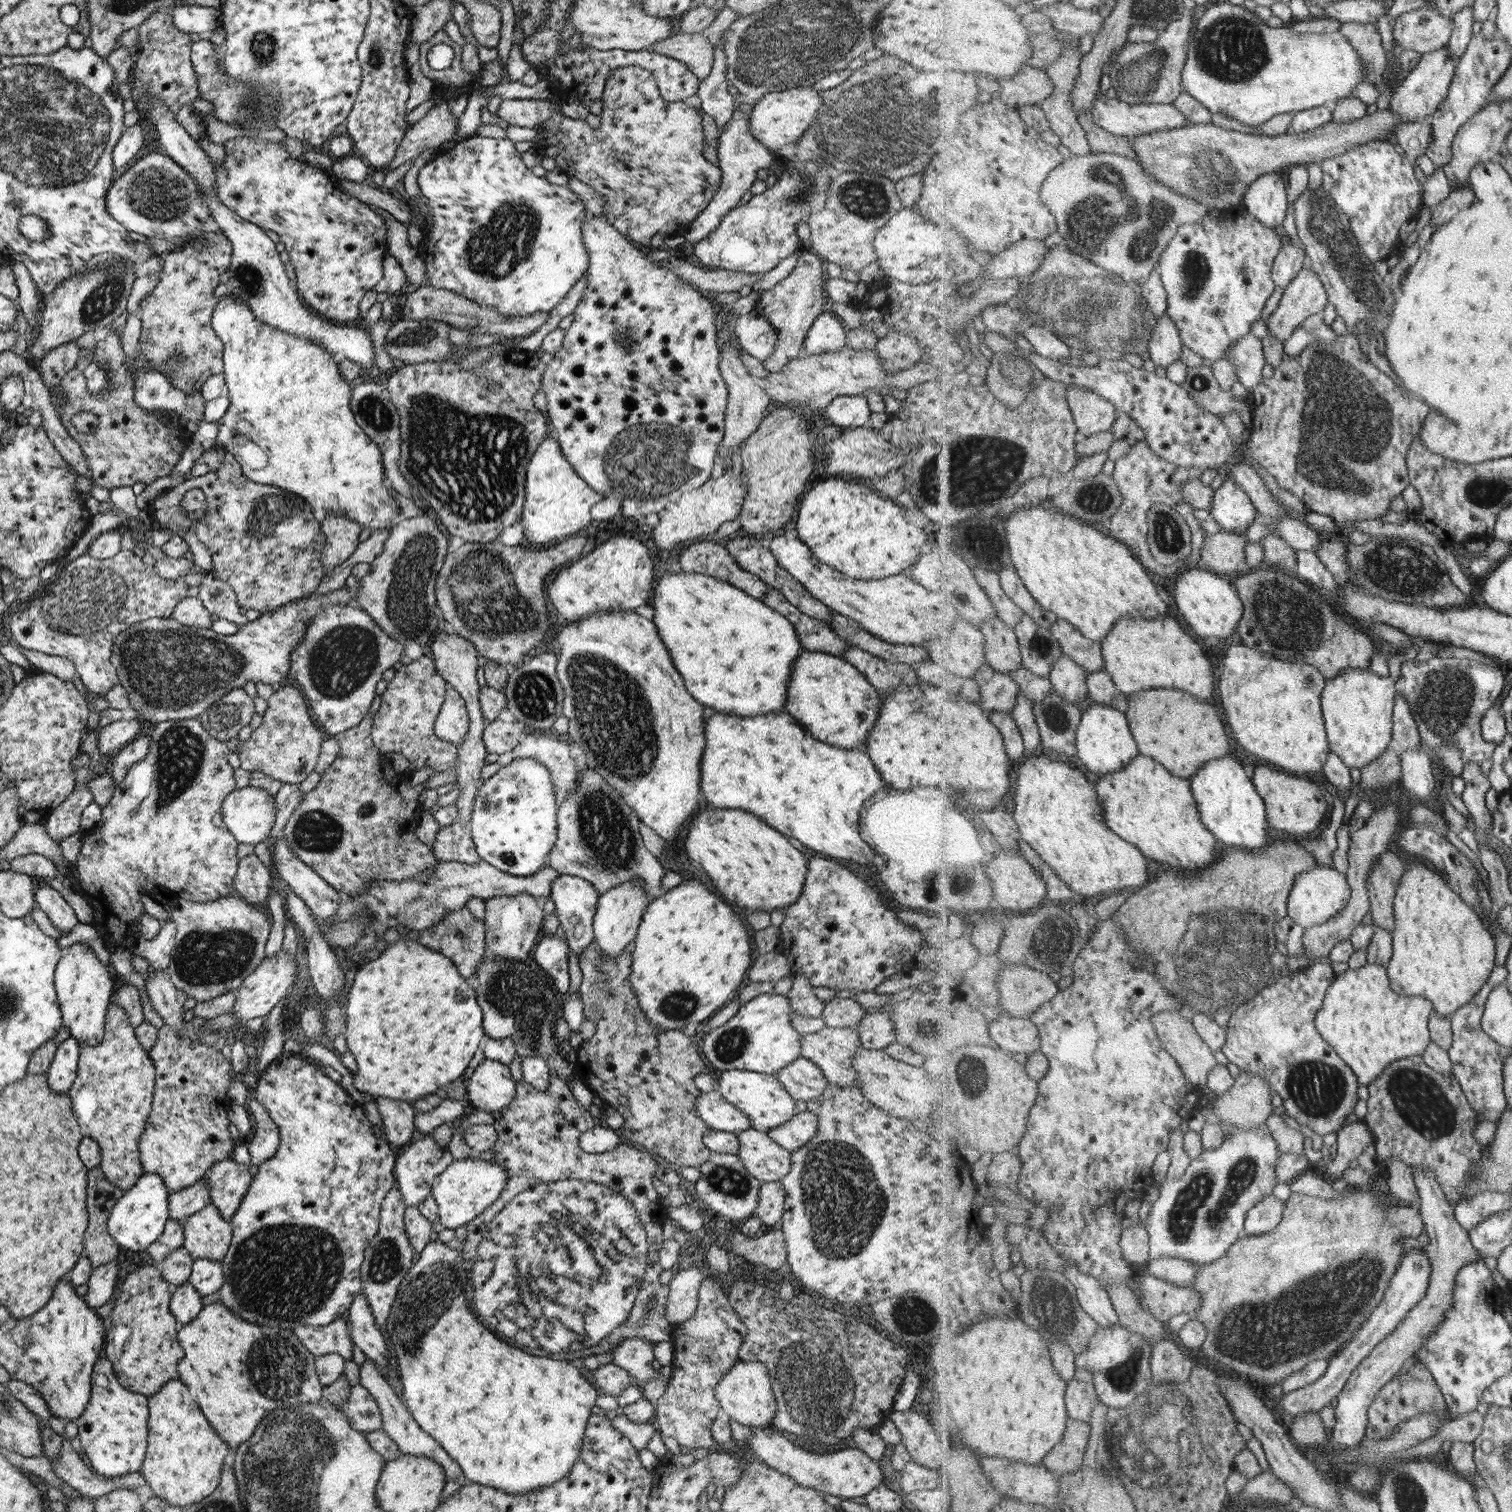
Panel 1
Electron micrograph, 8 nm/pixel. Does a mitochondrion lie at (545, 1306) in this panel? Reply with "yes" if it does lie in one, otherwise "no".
yes

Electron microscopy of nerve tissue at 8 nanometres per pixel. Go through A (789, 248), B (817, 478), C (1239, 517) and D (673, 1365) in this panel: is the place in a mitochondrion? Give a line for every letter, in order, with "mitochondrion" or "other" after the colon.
A: other
B: other
C: other
D: other

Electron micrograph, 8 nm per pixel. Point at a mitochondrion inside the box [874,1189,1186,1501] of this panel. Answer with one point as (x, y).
(1144, 1429)

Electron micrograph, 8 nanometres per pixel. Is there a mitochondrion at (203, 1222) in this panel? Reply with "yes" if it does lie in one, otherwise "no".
no

